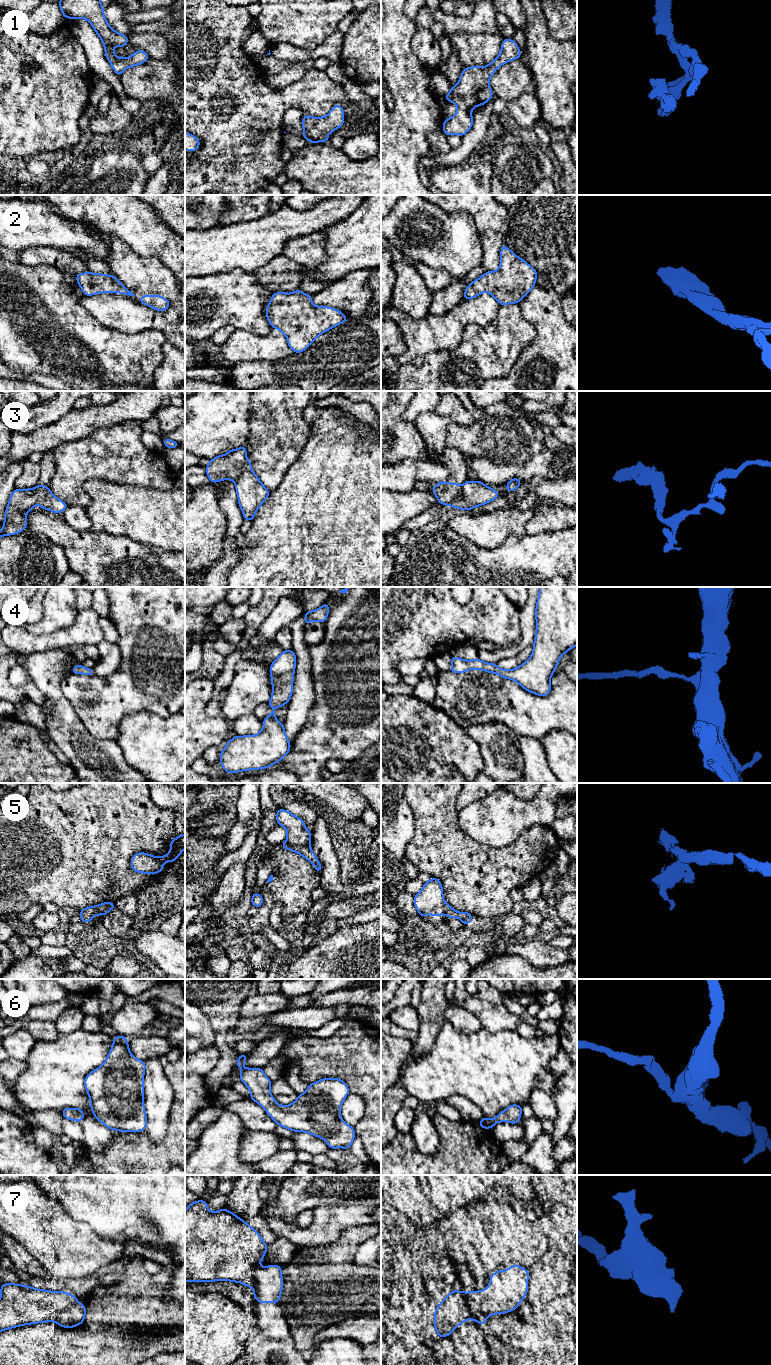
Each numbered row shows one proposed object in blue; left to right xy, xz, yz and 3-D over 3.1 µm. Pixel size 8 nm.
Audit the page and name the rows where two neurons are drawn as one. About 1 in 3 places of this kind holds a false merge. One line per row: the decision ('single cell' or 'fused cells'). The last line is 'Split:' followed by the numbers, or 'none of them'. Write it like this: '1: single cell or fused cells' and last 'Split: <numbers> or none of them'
1: single cell
2: single cell
3: fused cells
4: single cell
5: fused cells
6: single cell
7: fused cells
Split: 3, 5, 7

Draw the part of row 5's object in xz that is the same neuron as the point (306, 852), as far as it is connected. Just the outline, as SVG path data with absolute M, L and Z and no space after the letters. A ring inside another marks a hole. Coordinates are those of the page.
M288 843L280 844L283 848L291 850L293 852L298 853L299 855L303 856L305 859L309 860L313 865L317 872L321 873L322 865L320 864L319 860L315 856L314 852L312 851L311 847L291 847Z

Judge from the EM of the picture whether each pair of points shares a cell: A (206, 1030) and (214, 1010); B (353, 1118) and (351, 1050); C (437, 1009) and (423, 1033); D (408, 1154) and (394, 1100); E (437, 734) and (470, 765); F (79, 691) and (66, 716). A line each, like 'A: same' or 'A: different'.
A: different
B: different
C: same
D: different
E: same
F: different

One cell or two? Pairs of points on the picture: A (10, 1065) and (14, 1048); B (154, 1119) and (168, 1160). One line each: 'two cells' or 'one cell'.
A: two cells
B: two cells

